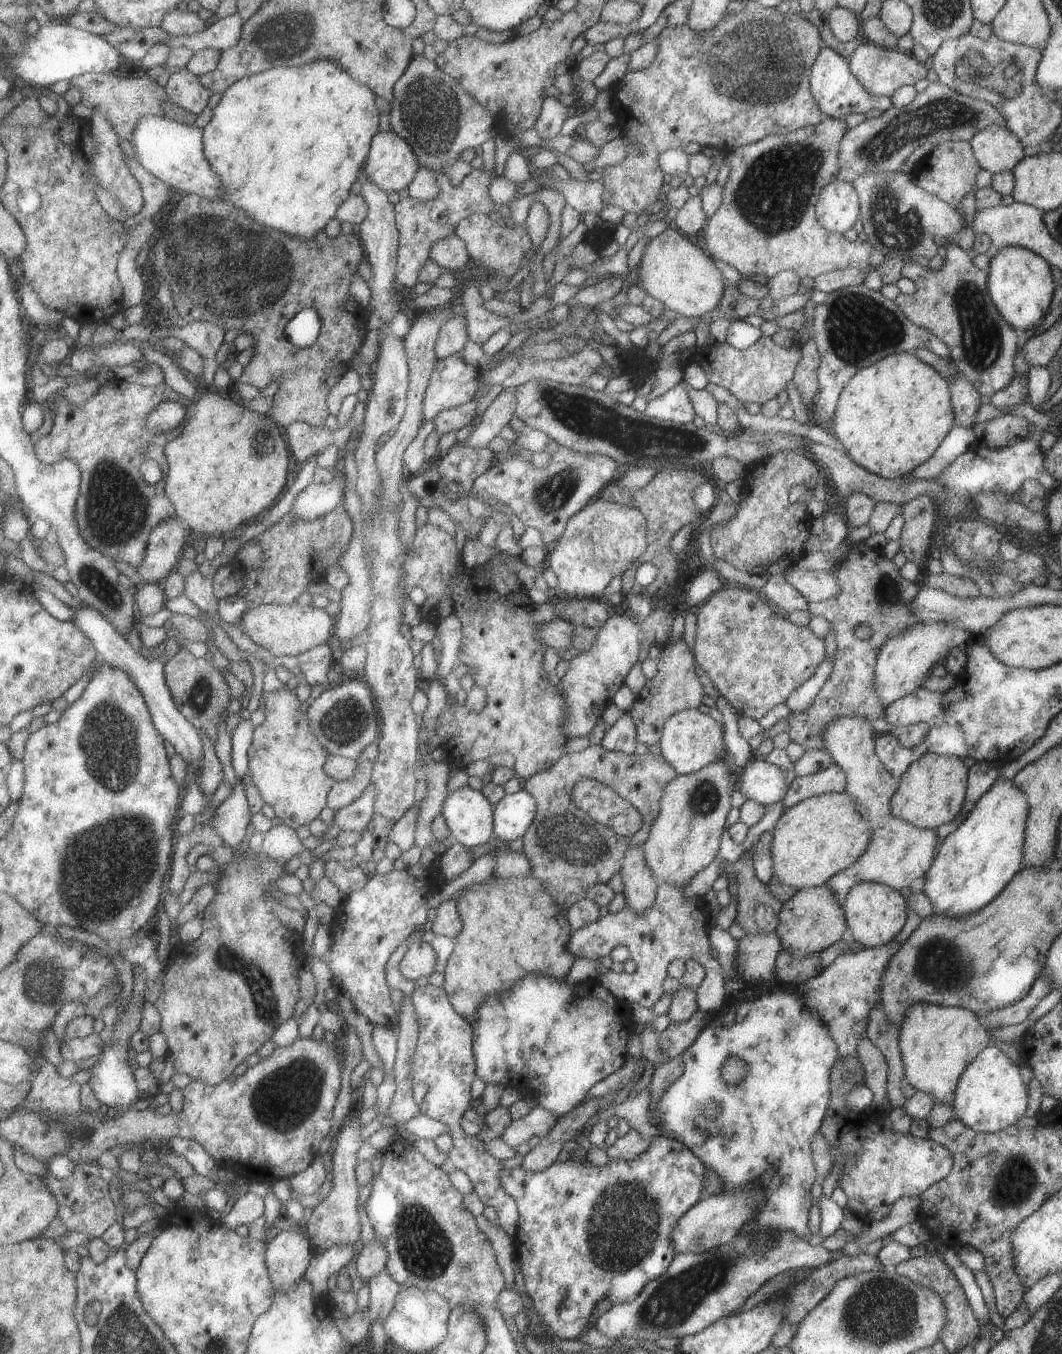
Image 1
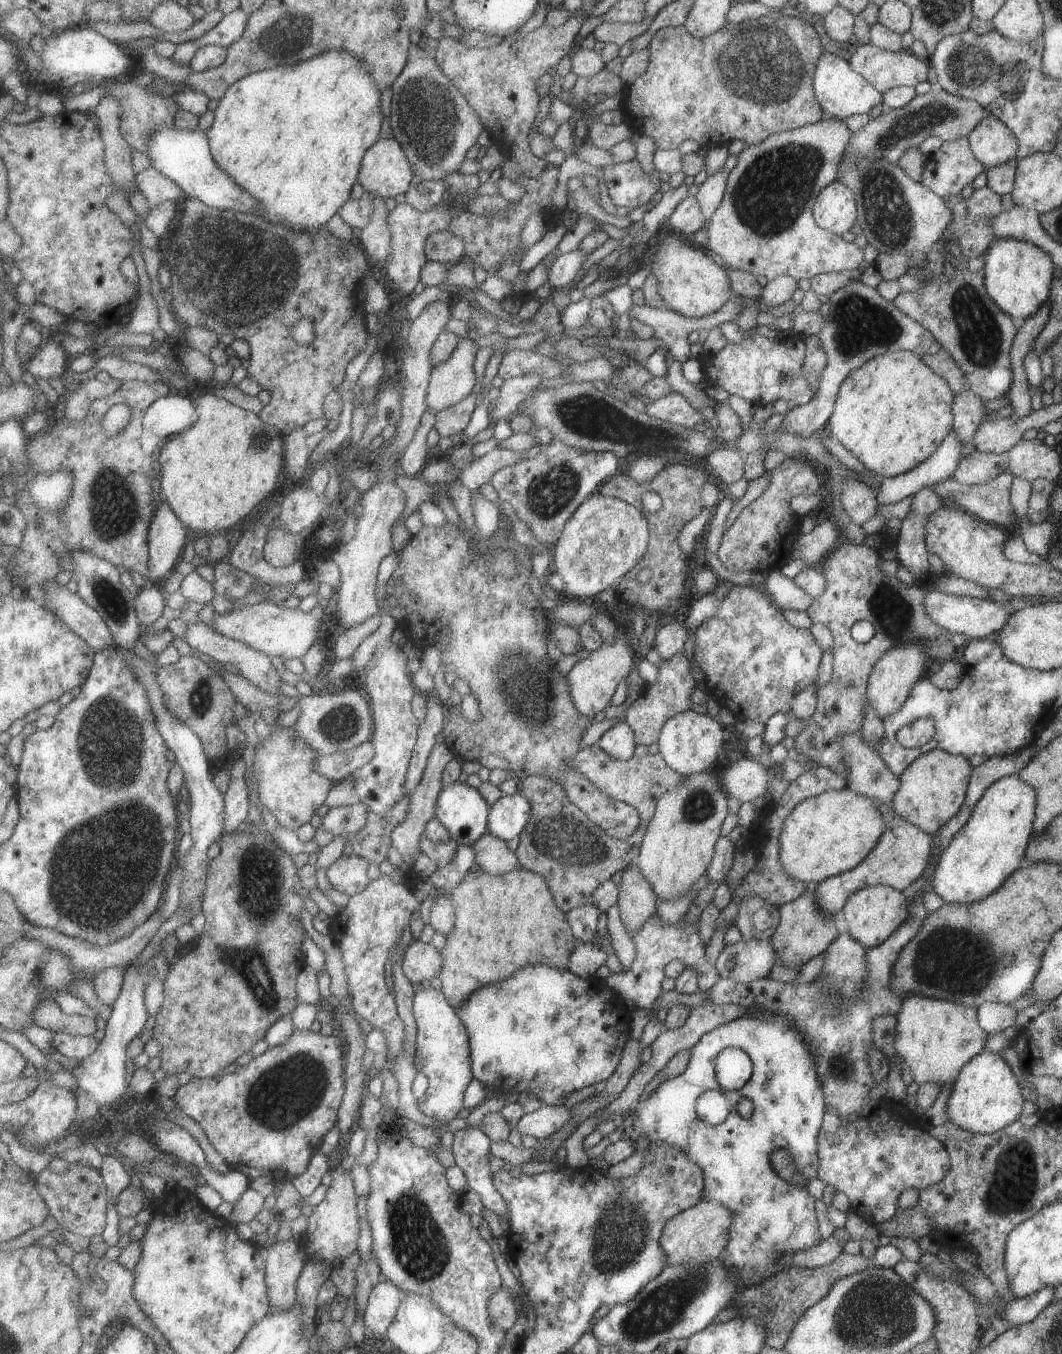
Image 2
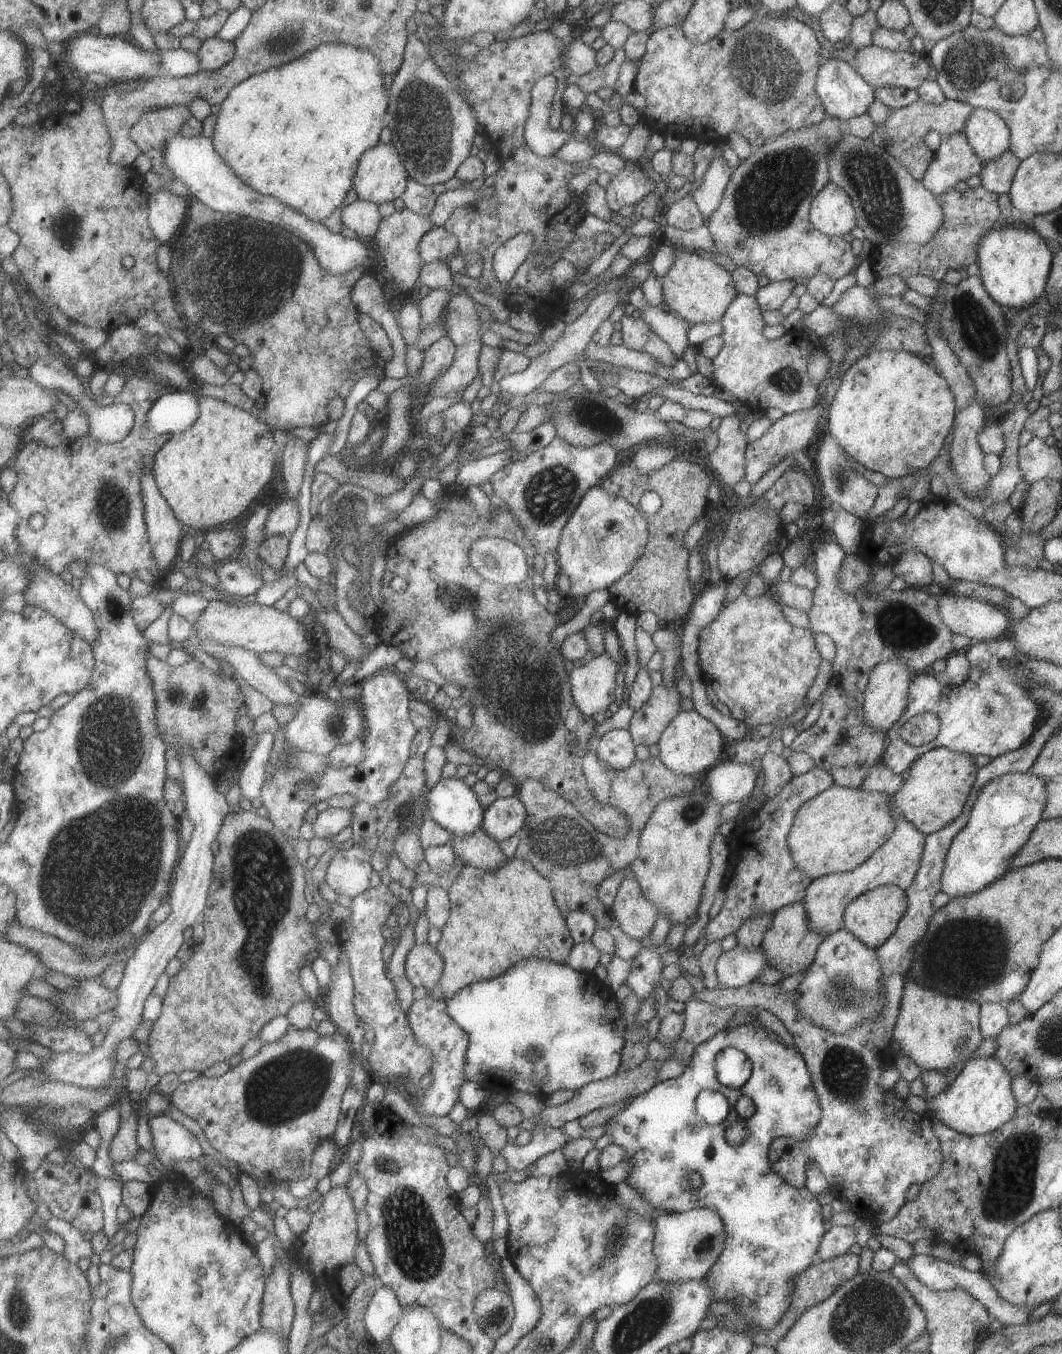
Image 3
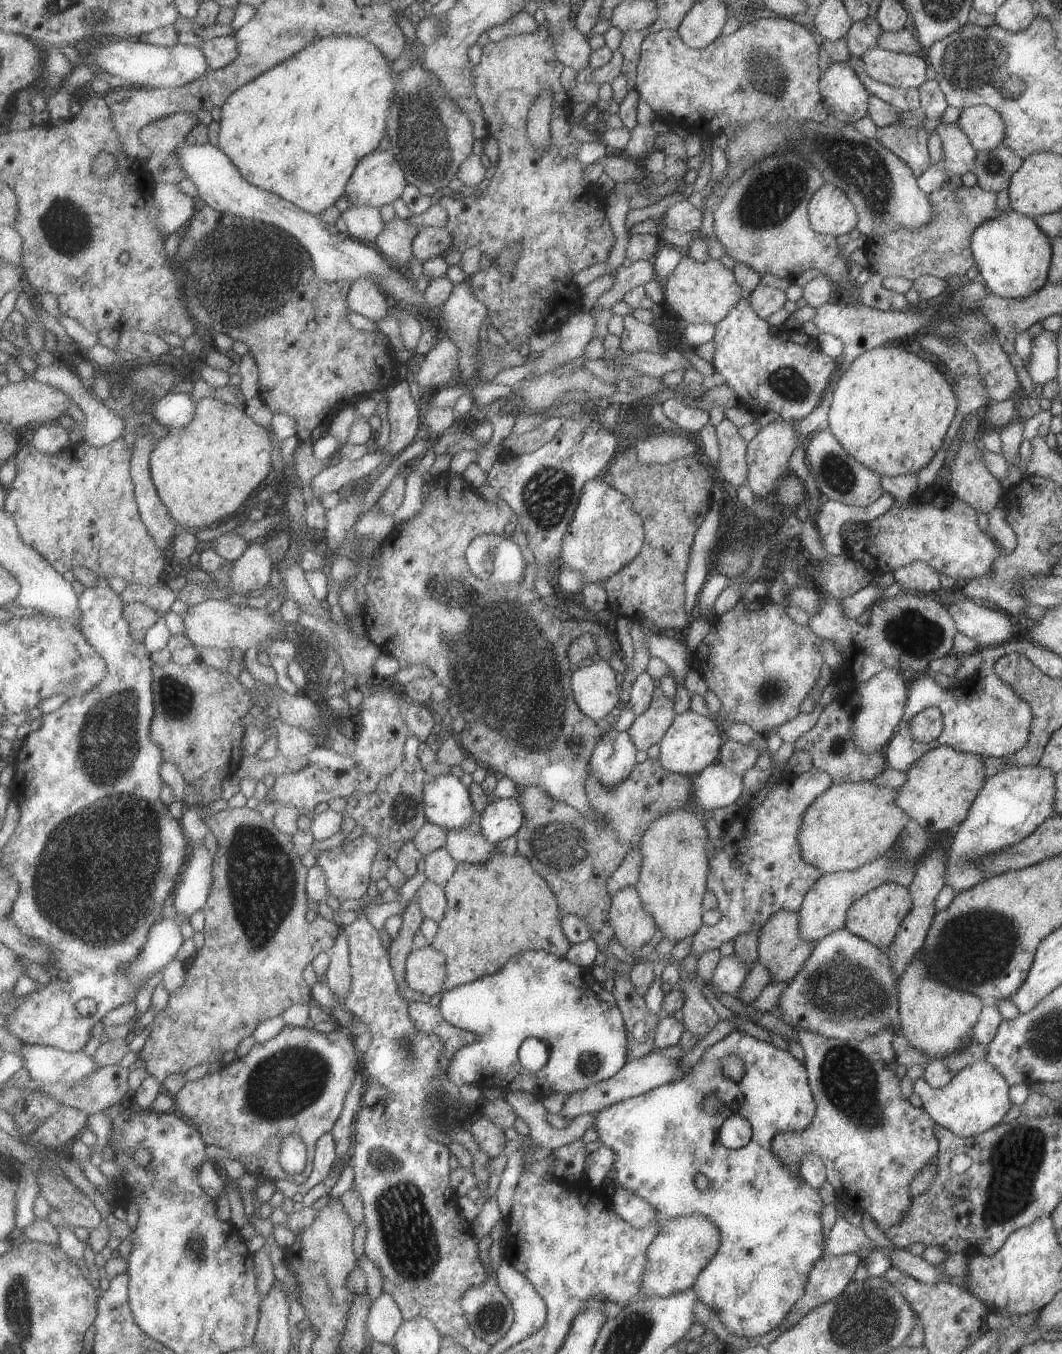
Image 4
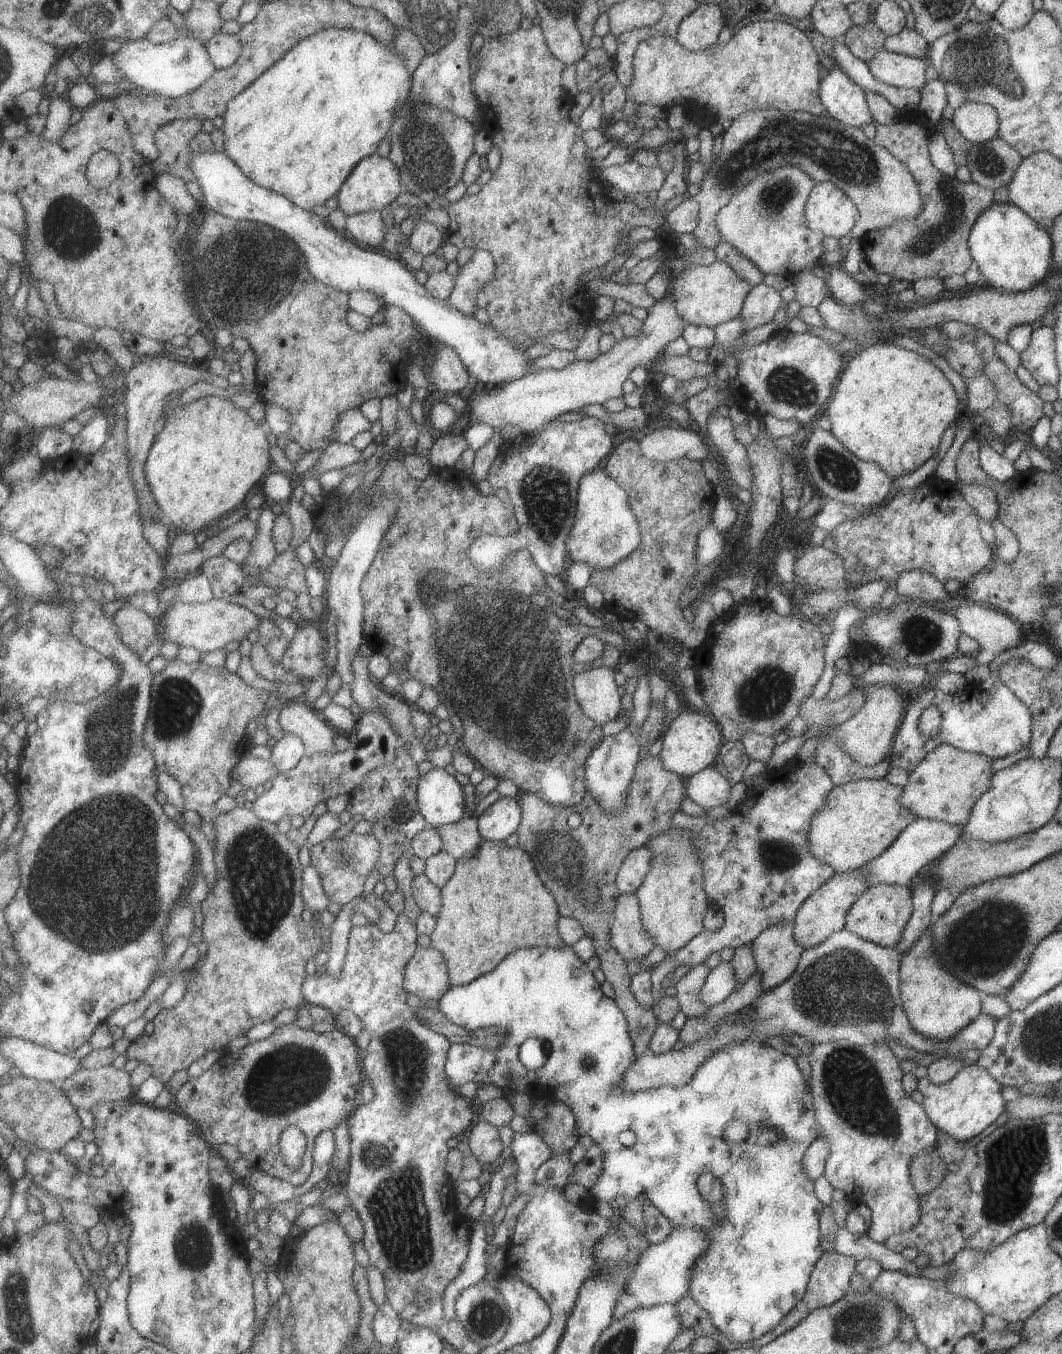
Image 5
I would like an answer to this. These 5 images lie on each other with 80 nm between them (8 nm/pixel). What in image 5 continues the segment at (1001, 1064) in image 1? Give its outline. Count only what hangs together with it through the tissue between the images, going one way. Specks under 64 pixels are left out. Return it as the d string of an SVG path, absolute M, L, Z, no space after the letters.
M977 1063L964 1066L943 1084L934 1085L927 1077L920 1078L917 1083L917 1089L923 1095L920 1105L924 1107L931 1124L939 1132L961 1142L977 1136L1004 1111L1006 1102L1001 1098L1000 1087Z

